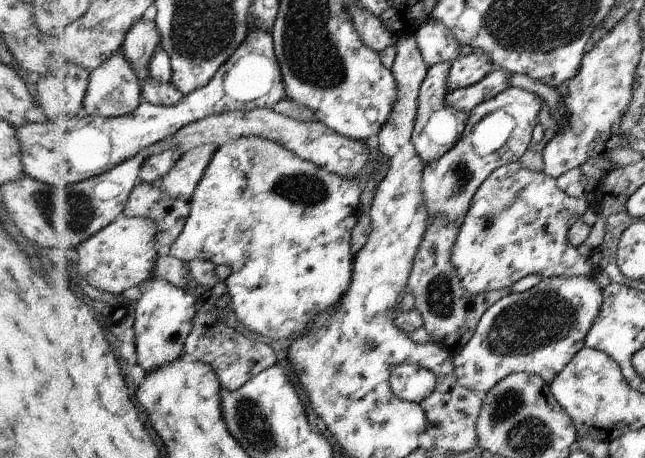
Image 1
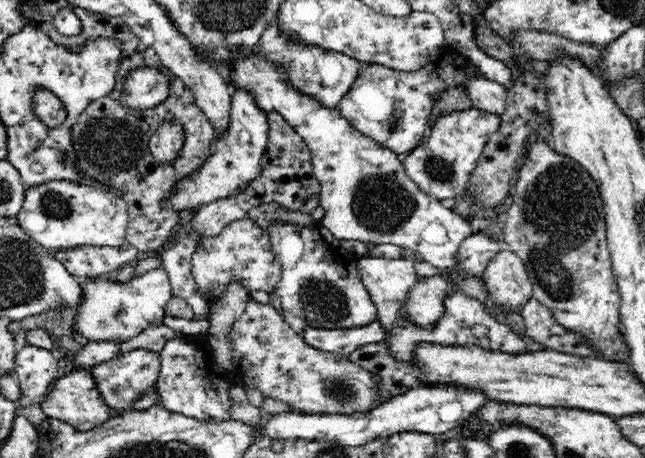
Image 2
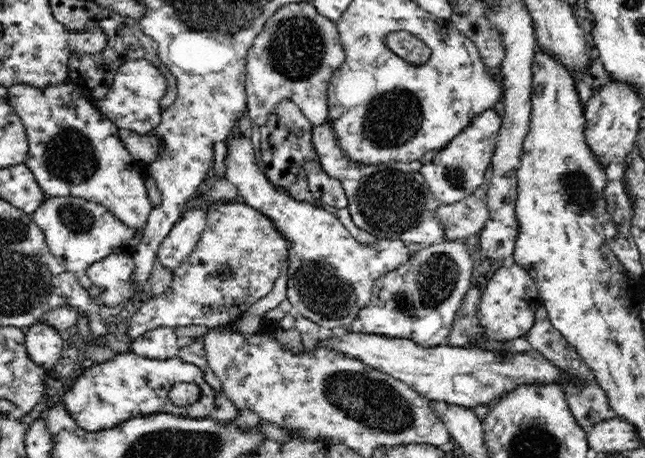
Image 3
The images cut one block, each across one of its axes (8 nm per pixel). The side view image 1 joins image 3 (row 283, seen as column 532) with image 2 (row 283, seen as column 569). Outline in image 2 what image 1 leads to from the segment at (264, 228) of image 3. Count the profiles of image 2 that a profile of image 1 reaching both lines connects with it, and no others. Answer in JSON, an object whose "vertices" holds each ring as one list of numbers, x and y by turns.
{"vertices":[[244,218,226,225,222,232,207,237,191,256,191,275,195,286,210,305,215,305,226,292,230,282,241,282,246,290,274,292,281,277,280,263,275,259,266,230,255,220]]}

